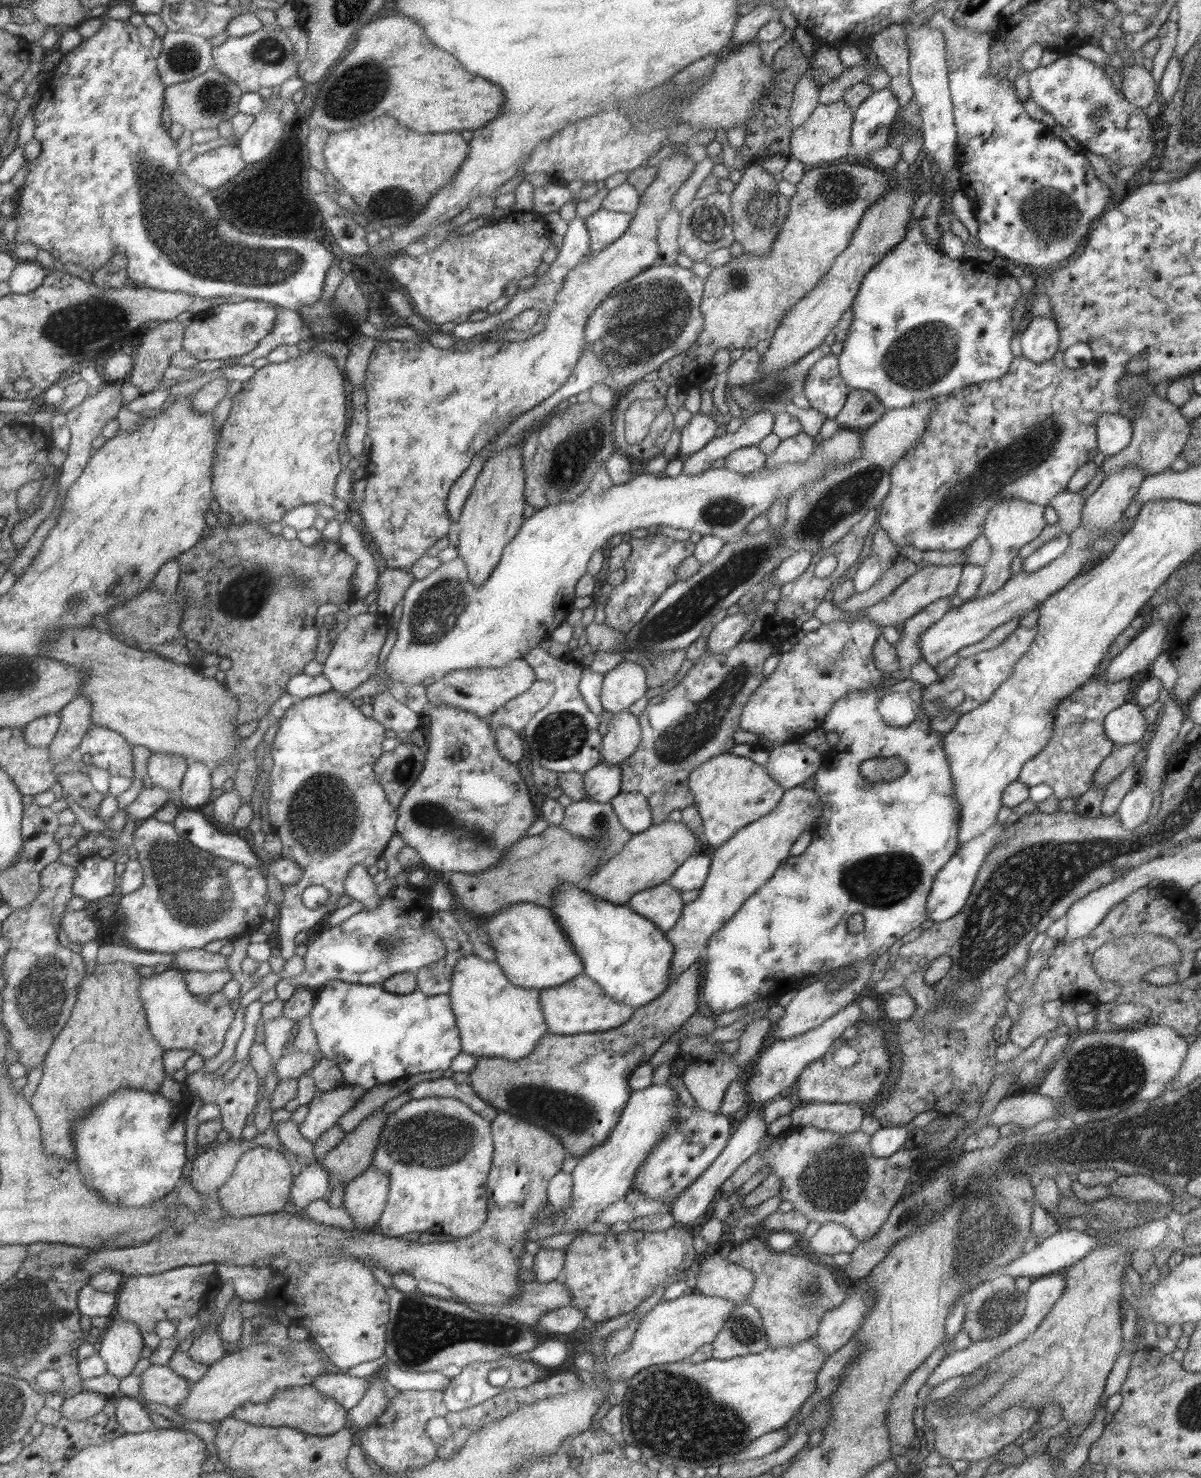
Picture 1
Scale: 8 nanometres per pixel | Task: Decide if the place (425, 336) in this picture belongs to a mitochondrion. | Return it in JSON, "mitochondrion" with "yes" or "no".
{"mitochondrion":"no"}

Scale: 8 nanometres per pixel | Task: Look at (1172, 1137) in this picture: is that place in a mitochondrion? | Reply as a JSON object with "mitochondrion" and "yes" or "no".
{"mitochondrion":"yes"}

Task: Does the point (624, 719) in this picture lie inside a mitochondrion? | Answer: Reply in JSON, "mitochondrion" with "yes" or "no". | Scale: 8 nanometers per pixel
{"mitochondrion":"no"}

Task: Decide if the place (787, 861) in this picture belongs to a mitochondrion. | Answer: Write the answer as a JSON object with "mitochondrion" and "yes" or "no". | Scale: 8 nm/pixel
{"mitochondrion":"no"}

